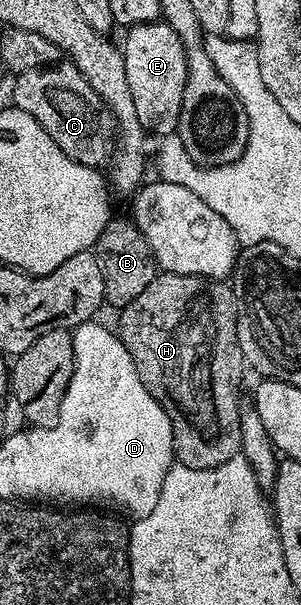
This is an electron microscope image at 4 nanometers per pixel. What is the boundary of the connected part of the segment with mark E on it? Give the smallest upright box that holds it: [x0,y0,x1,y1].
[121,20,187,135]

